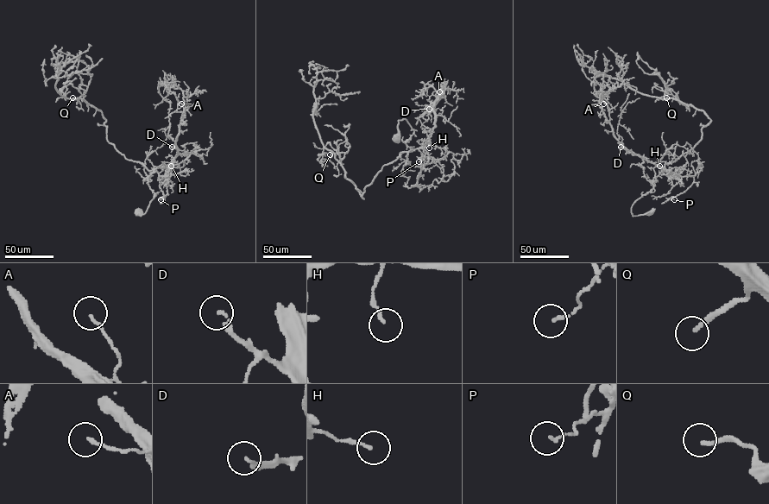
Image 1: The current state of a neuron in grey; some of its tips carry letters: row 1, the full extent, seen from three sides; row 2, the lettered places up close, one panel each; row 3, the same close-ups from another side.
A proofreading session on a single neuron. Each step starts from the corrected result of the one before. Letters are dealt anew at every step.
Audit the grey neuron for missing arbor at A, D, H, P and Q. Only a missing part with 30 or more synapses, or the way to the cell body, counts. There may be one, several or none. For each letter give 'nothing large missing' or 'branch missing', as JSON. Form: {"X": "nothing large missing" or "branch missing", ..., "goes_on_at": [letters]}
{"A": "nothing large missing", "D": "branch missing", "H": "nothing large missing", "P": "nothing large missing", "Q": "branch missing", "goes_on_at": ["D", "Q"]}

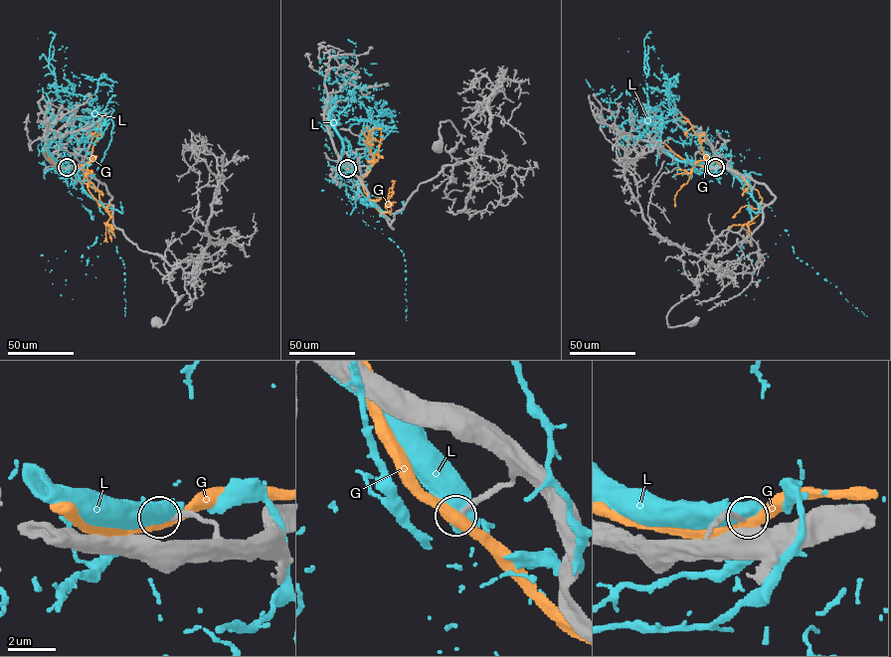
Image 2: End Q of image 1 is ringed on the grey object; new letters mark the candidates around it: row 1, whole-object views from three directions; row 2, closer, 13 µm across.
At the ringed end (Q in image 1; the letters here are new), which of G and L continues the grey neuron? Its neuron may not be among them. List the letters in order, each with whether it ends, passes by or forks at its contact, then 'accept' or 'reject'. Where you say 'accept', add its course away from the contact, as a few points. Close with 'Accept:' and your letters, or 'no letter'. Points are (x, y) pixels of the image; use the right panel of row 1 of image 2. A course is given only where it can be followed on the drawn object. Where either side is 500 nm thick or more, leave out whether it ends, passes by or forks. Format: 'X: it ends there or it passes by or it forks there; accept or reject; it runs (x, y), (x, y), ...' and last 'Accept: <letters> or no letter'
G: it passes by; reject
L: reject
Accept: no letter

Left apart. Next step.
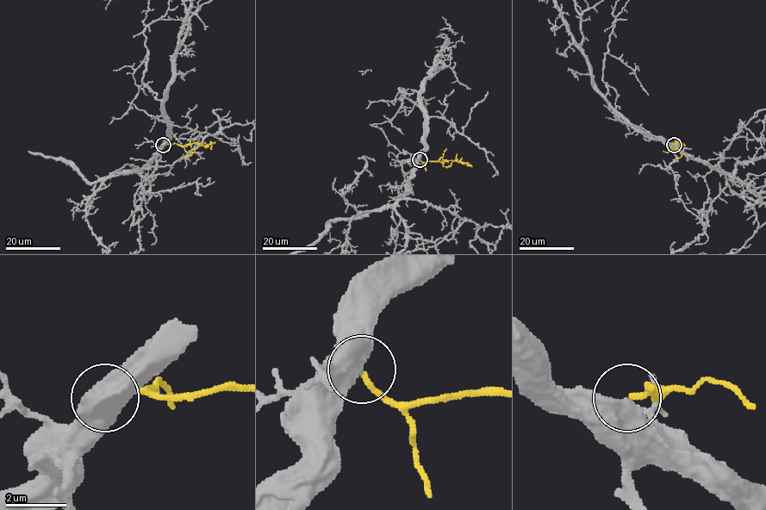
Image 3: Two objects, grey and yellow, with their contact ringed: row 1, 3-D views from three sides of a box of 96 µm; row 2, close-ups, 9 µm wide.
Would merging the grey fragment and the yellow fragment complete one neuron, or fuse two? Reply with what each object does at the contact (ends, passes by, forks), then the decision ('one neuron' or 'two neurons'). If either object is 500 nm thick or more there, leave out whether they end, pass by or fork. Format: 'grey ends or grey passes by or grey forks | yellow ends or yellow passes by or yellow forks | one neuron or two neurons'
one neuron

